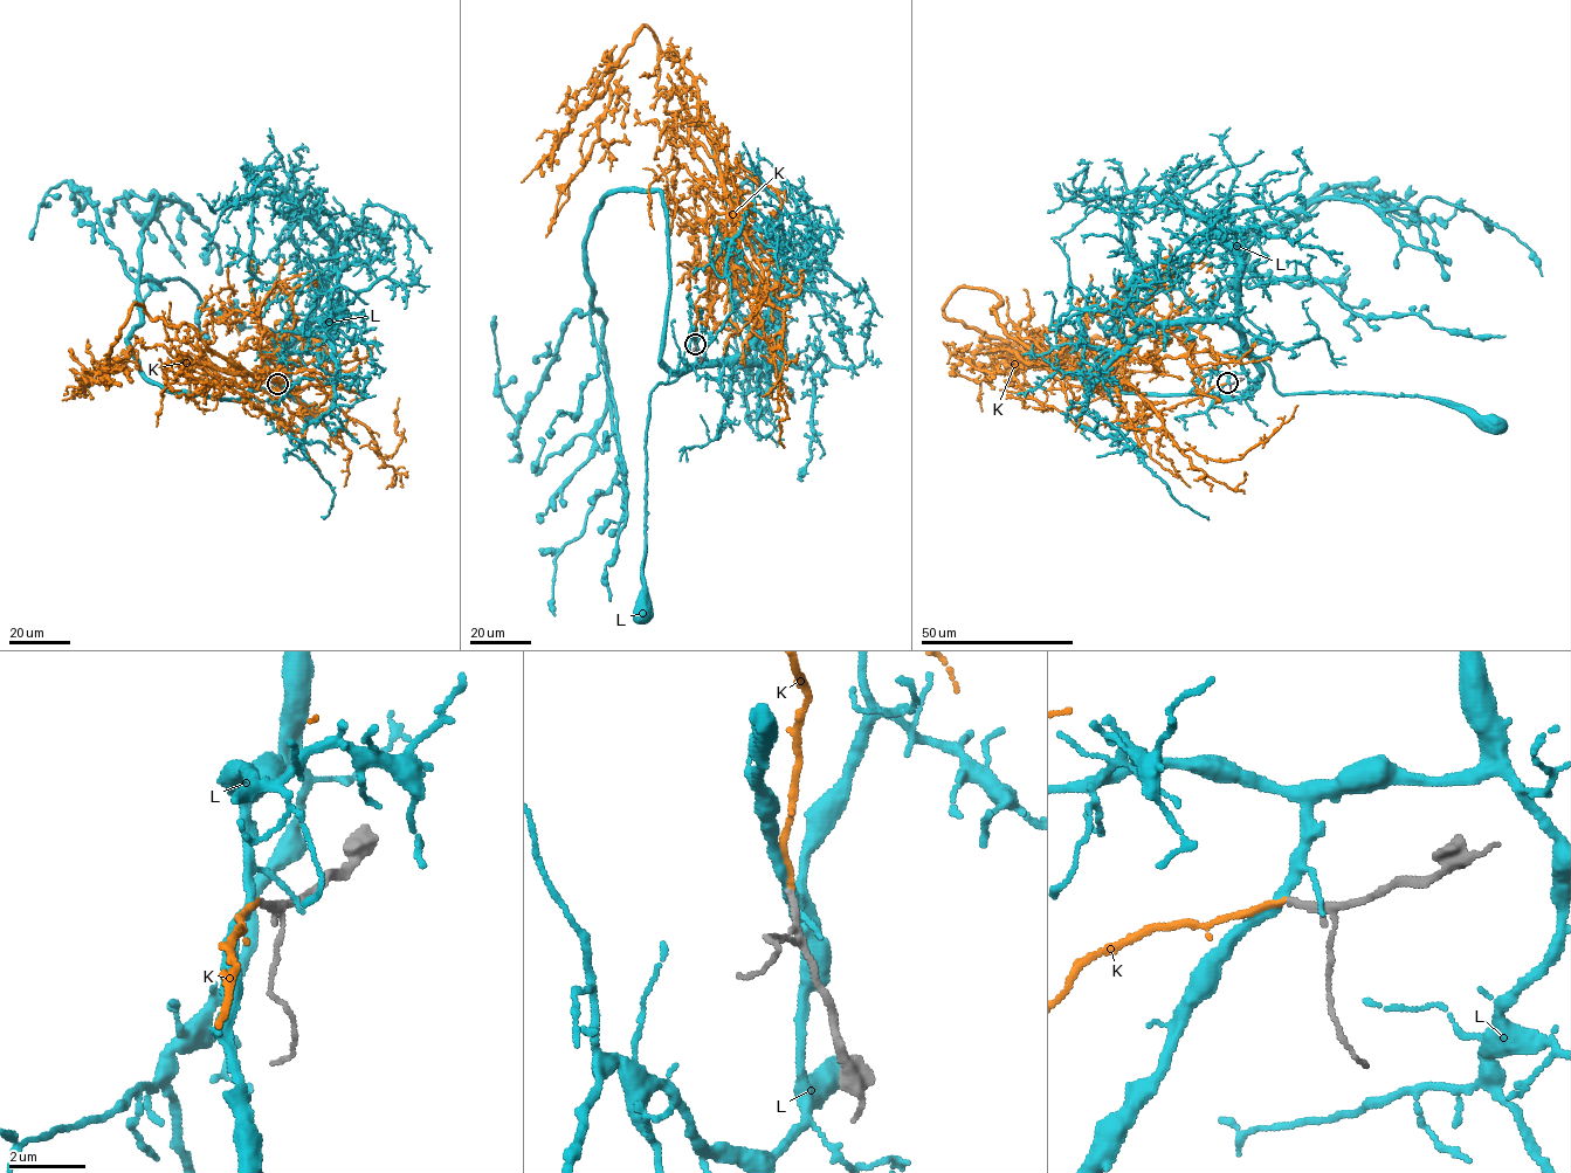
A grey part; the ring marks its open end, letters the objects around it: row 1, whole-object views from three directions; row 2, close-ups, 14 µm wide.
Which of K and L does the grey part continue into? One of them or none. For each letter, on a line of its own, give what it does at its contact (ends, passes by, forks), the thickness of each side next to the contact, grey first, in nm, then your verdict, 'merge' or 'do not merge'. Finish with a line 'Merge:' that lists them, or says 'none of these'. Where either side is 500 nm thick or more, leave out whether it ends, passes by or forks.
K: it ends | 180/150 nm | merge
L: it forks | 180/200 nm | do not merge
Merge: K

